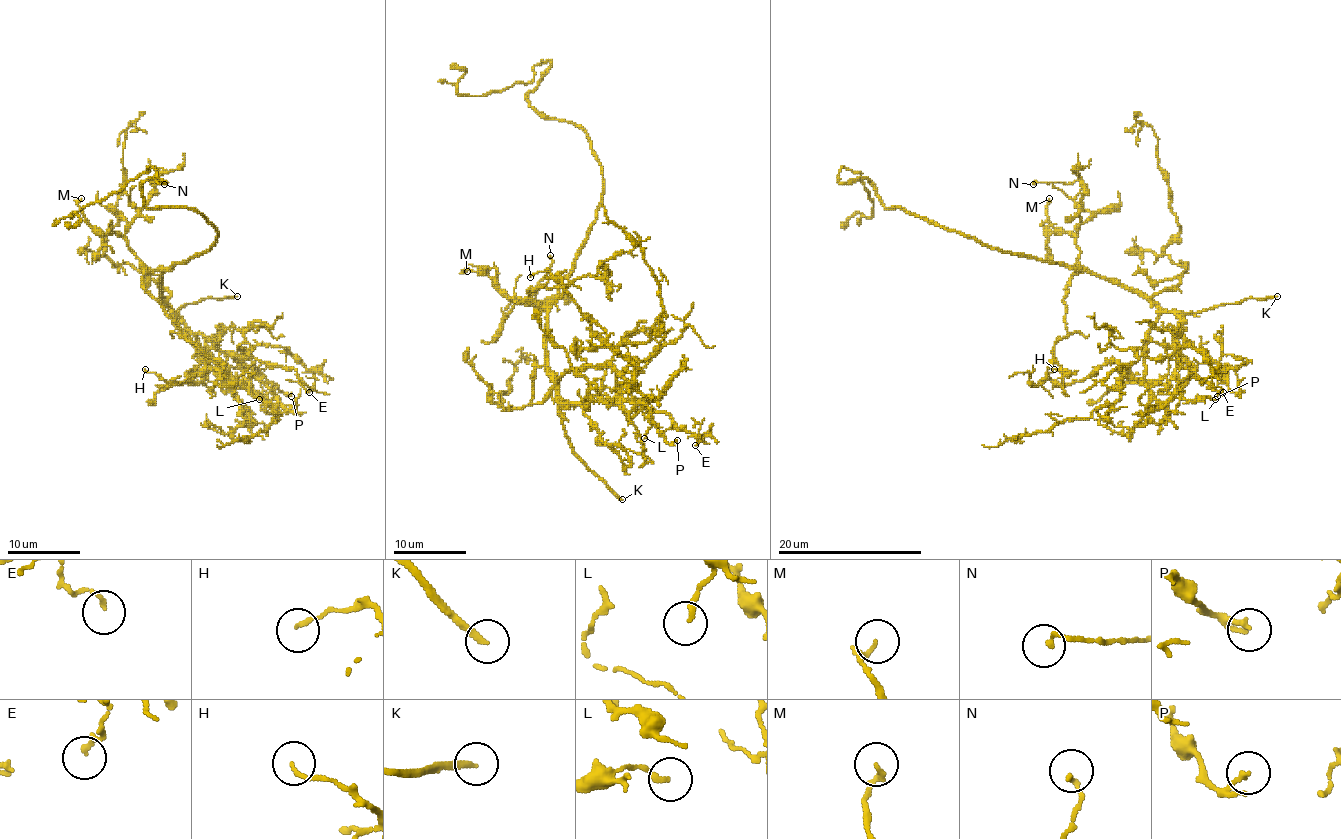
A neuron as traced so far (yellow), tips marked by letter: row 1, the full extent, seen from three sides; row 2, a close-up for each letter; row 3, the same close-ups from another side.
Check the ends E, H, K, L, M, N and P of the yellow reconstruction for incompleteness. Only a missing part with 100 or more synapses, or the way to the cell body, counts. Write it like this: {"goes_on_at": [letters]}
{"goes_on_at": ["K"]}

